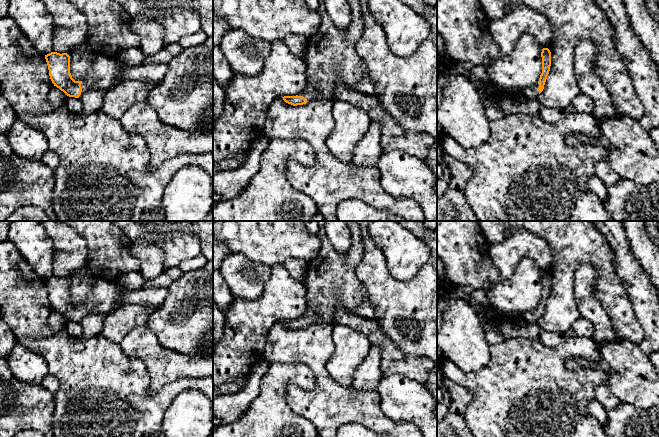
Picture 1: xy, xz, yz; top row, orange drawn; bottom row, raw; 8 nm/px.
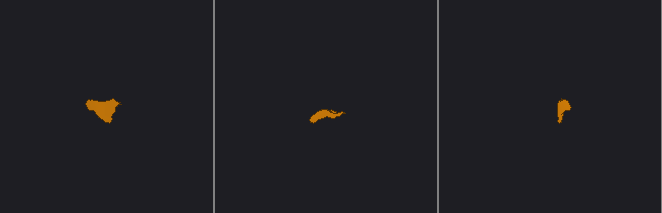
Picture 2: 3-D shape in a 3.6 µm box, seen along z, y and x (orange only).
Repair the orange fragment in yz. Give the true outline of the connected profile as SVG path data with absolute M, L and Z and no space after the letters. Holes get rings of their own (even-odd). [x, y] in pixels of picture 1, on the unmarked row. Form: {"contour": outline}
{"contour": "M543 272L541 276L541 281L542 281L542 297L536 309L534 309L533 311L526 312L523 315L514 315L514 314L506 315L494 309L495 317L507 318L511 320L523 319L530 323L536 323L537 319L543 315L547 300L550 295L551 290L550 274L548 272Z"}

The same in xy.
{"contour": "M51 276L45 279L45 283L48 289L49 300L54 310L63 315L67 320L75 322L79 322L81 318L92 313L102 313L107 315L125 304L136 304L156 310L163 304L168 292L168 289L164 287L152 287L142 288L136 291L125 291L119 294L118 286L115 282L108 282L97 278L87 300L82 305L75 305L70 297L70 280L67 277L60 278Z"}

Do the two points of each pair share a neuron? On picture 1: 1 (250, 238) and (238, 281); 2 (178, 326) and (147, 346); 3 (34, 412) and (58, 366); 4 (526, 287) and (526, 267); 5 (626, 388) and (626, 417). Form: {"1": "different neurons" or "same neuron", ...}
{"1": "different neurons", "2": "different neurons", "3": "different neurons", "4": "same neuron", "5": "different neurons"}

